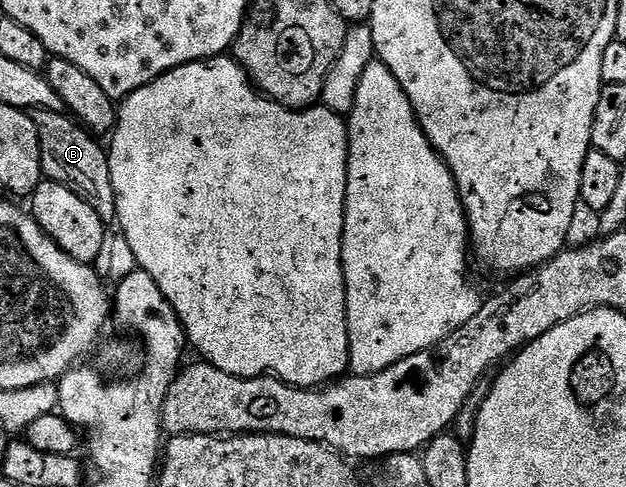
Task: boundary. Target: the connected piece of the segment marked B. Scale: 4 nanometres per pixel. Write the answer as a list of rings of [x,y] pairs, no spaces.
[[[33,110],[30,111],[30,115],[33,124],[37,128],[37,136],[41,144],[41,160],[43,161],[44,175],[50,181],[77,192],[77,196],[81,196],[81,200],[85,200],[89,204],[89,208],[93,208],[93,212],[97,212],[97,216],[105,224],[114,223],[116,221],[115,189],[113,188],[113,176],[111,175],[111,159],[104,143],[102,146],[99,143],[102,141],[96,135],[89,130],[84,130],[74,118],[66,113],[57,110]]]

